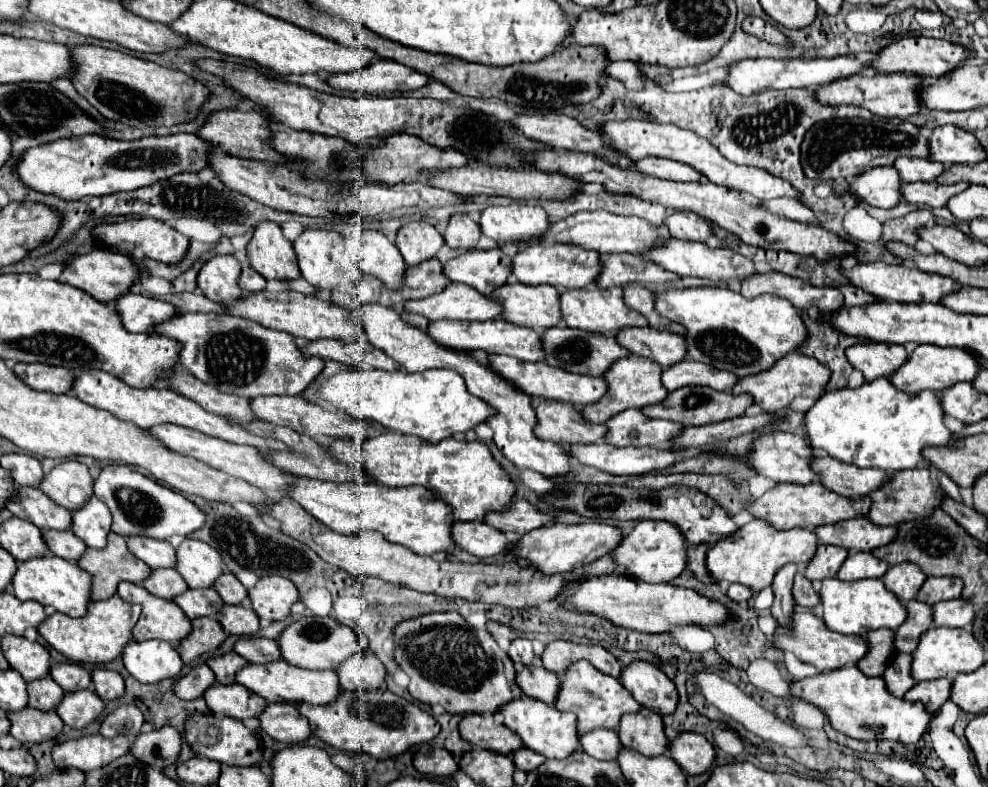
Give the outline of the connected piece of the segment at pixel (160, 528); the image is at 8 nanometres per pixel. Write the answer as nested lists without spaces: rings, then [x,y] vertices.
[[[106,465],[94,479],[94,495],[106,503],[112,513],[112,531],[118,535],[146,535],[168,539],[170,535],[190,535],[204,525],[204,513],[182,493],[158,485],[158,481],[126,465]]]

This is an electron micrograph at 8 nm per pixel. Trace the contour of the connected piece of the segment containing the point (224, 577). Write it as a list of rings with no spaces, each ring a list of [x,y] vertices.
[[[224,571],[214,581],[214,589],[222,597],[222,601],[228,603],[228,605],[240,605],[248,597],[248,591],[244,589],[244,585],[230,571]]]

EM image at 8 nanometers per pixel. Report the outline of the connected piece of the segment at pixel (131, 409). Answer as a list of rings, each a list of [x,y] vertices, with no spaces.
[[[82,371],[74,383],[76,383],[74,391],[84,403],[88,403],[96,409],[110,411],[112,415],[120,417],[122,421],[132,421],[142,429],[150,429],[152,425],[160,425],[160,423],[172,423],[172,425],[196,429],[204,435],[218,437],[218,439],[224,439],[230,443],[252,445],[252,447],[258,447],[262,451],[288,451],[288,447],[284,443],[280,443],[276,439],[256,437],[256,435],[248,433],[242,425],[232,423],[226,417],[220,417],[220,415],[214,415],[214,413],[202,409],[196,401],[192,401],[180,393],[174,393],[172,389],[134,389],[134,387],[128,387],[118,377],[112,377],[104,371]]]

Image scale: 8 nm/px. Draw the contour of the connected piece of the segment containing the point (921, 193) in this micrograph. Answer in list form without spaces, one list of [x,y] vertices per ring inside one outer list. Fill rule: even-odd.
[[[902,183],[902,199],[918,207],[944,207],[946,201],[964,191],[968,185],[940,185],[940,183]]]

